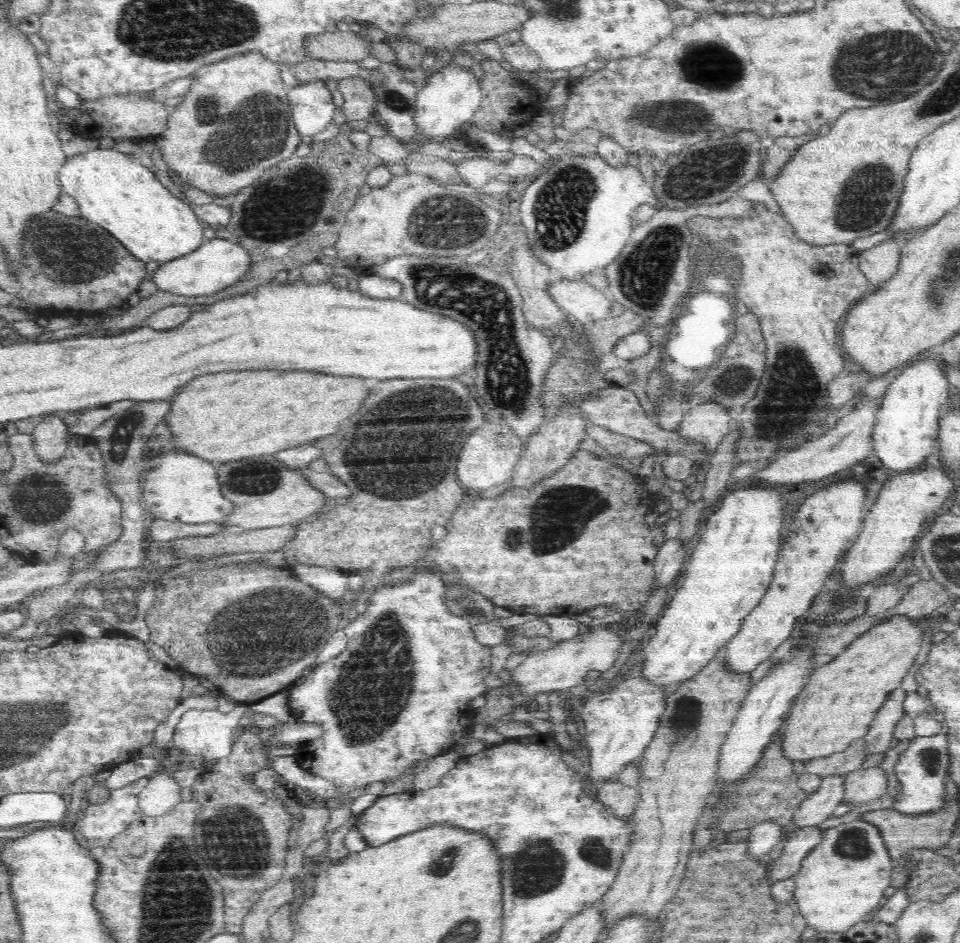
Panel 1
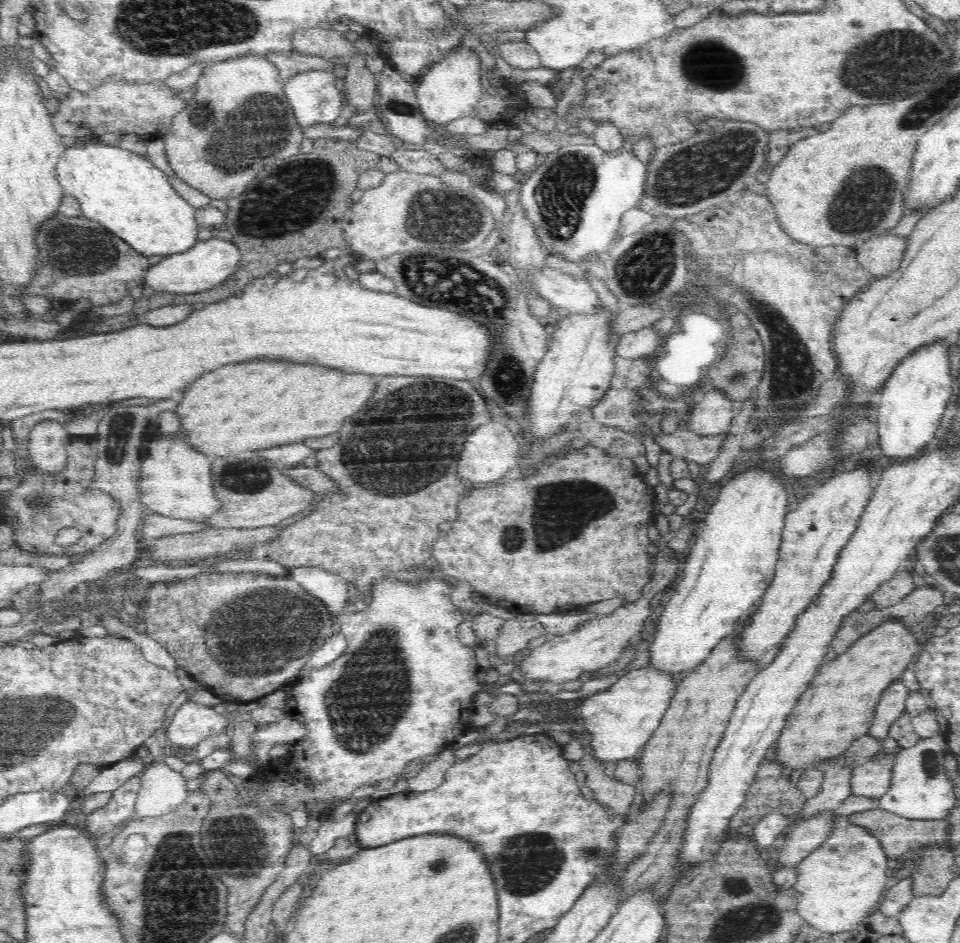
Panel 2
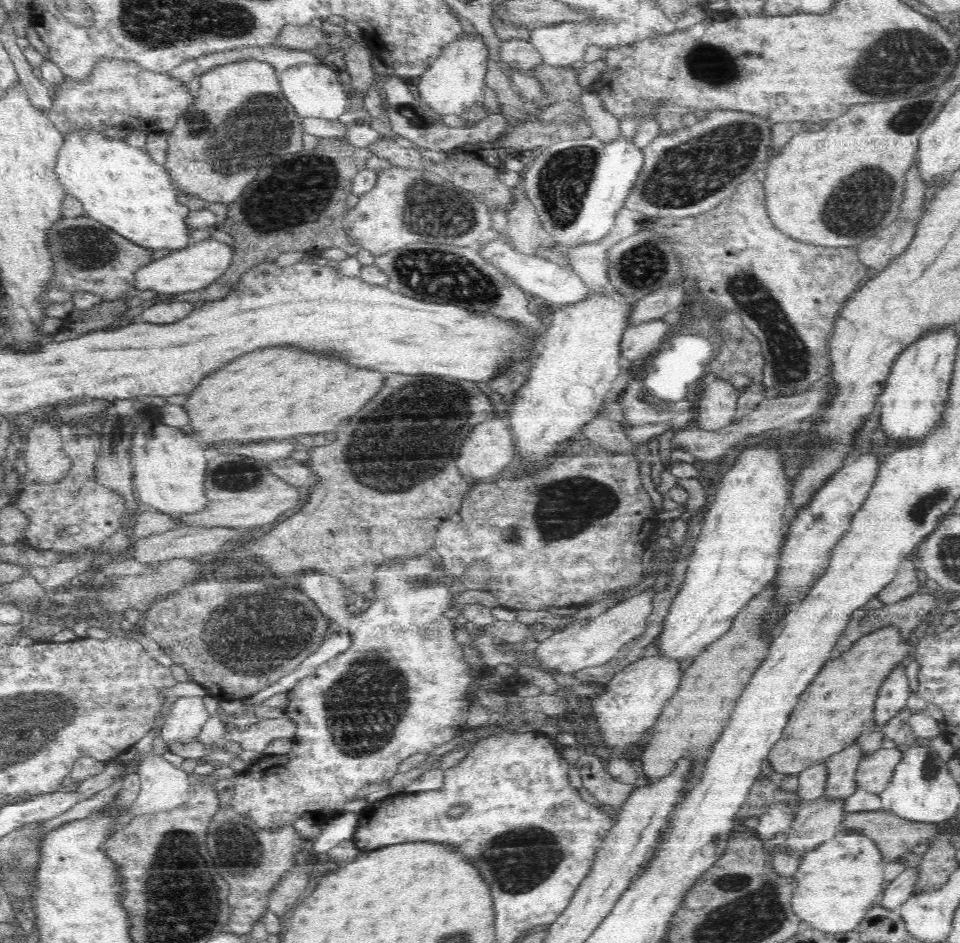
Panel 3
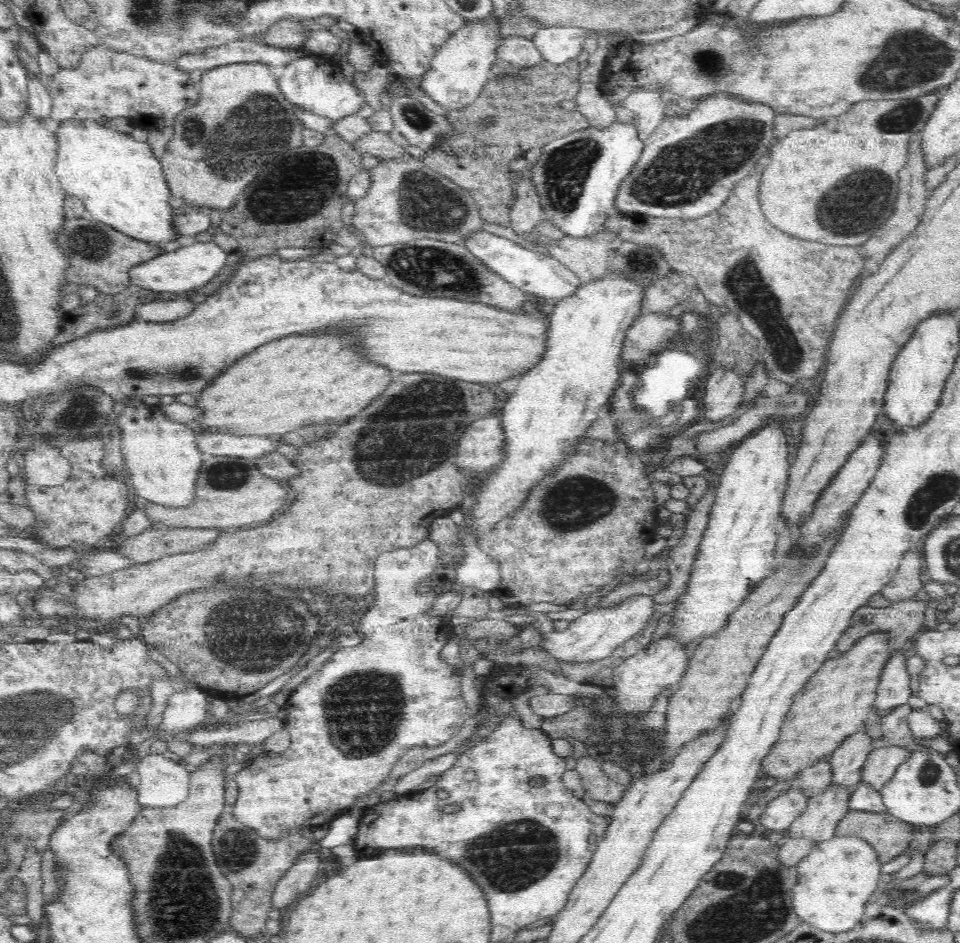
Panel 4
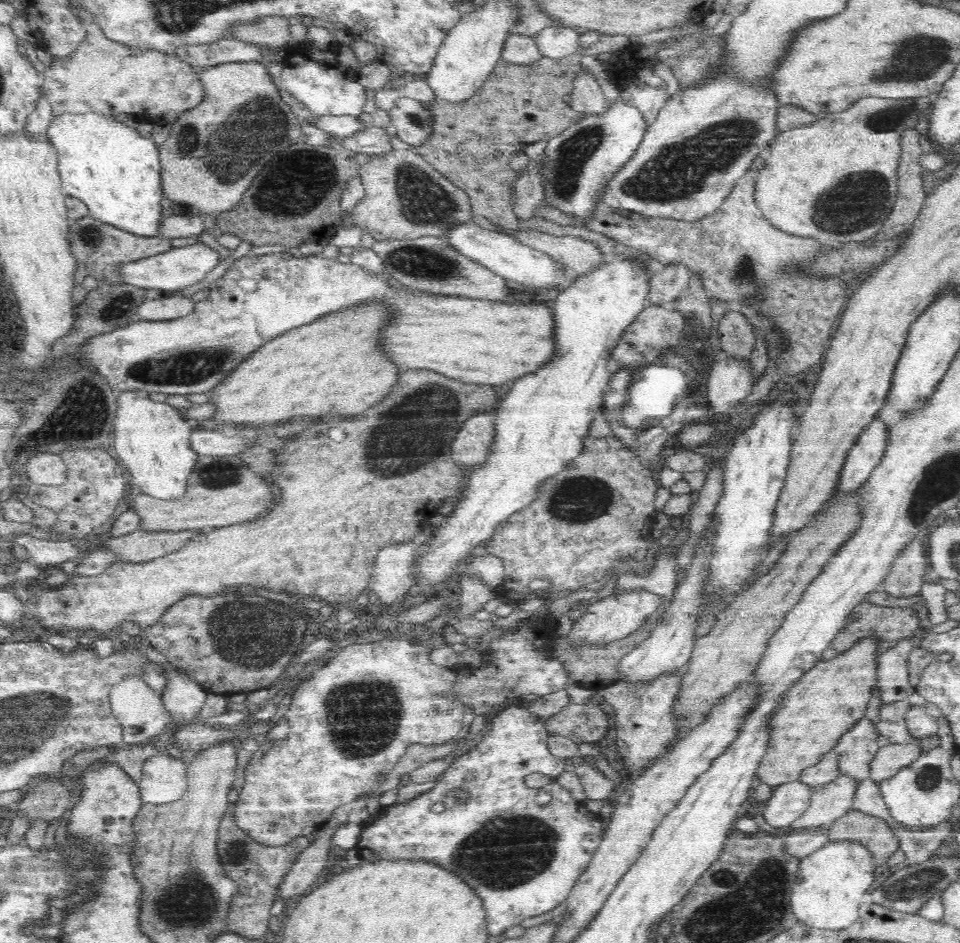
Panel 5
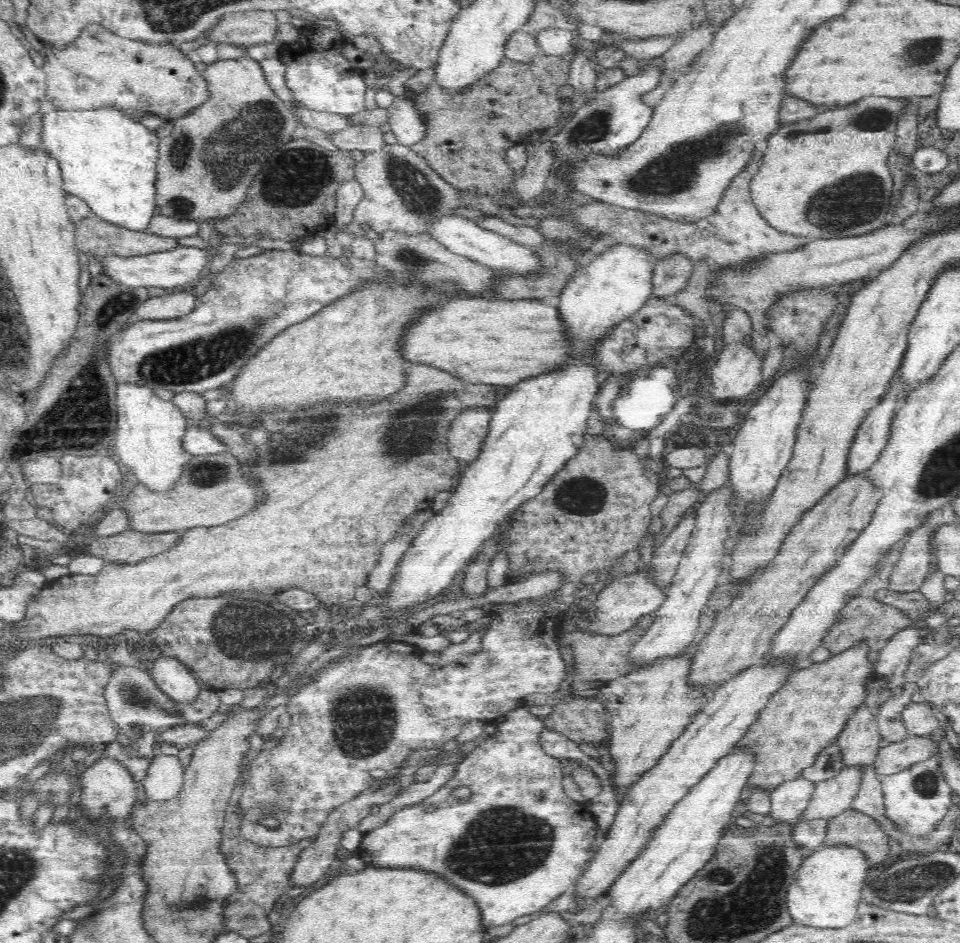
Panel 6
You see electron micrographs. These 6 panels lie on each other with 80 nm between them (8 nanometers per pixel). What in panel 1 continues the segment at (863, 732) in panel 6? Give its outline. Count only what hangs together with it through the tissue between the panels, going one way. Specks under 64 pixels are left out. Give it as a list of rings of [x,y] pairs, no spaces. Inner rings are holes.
[[[845,775],[826,776],[818,790],[811,792],[797,806],[793,822],[796,828],[817,826],[832,815],[834,809],[843,802]]]

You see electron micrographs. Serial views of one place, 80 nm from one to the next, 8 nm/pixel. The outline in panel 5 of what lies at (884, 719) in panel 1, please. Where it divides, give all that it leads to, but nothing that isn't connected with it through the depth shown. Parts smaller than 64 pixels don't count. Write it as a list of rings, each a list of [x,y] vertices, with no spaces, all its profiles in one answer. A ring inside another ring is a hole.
[[[912,636],[902,638],[896,646],[877,658],[877,693],[882,704],[907,699],[914,688],[909,684],[907,658],[916,646]]]

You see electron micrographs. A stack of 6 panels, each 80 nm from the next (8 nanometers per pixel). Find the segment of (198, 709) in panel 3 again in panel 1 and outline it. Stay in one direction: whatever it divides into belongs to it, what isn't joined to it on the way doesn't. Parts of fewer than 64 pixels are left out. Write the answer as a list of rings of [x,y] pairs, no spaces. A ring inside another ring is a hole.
[[[238,708],[233,711],[222,713],[215,710],[190,709],[186,711],[179,720],[174,732],[171,746],[180,748],[185,757],[192,761],[192,766],[206,770],[205,762],[214,762],[216,760],[230,756],[232,744],[241,732],[241,718],[244,716]]]

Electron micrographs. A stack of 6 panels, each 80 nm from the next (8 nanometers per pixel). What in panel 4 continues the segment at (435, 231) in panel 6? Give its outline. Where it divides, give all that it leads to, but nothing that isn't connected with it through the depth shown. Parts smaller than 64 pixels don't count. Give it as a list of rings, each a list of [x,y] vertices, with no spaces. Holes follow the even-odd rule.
[[[484,230],[472,232],[462,242],[462,246],[466,246],[471,254],[486,263],[490,269],[516,288],[520,288],[524,292],[530,292],[534,296],[540,296],[540,298],[554,298],[554,300],[568,298],[568,296],[572,296],[574,290],[578,290],[578,286],[582,283],[569,268],[566,268],[554,256],[546,256],[530,251],[509,239]]]

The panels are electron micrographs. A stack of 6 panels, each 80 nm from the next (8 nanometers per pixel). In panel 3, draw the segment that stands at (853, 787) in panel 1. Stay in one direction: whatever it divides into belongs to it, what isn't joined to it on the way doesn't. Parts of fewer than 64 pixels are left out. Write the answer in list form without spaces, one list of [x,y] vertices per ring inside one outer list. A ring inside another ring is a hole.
[[[880,748],[865,756],[854,775],[857,788],[866,792],[880,794],[887,789],[892,780],[895,766],[901,762],[903,752],[900,749]]]

